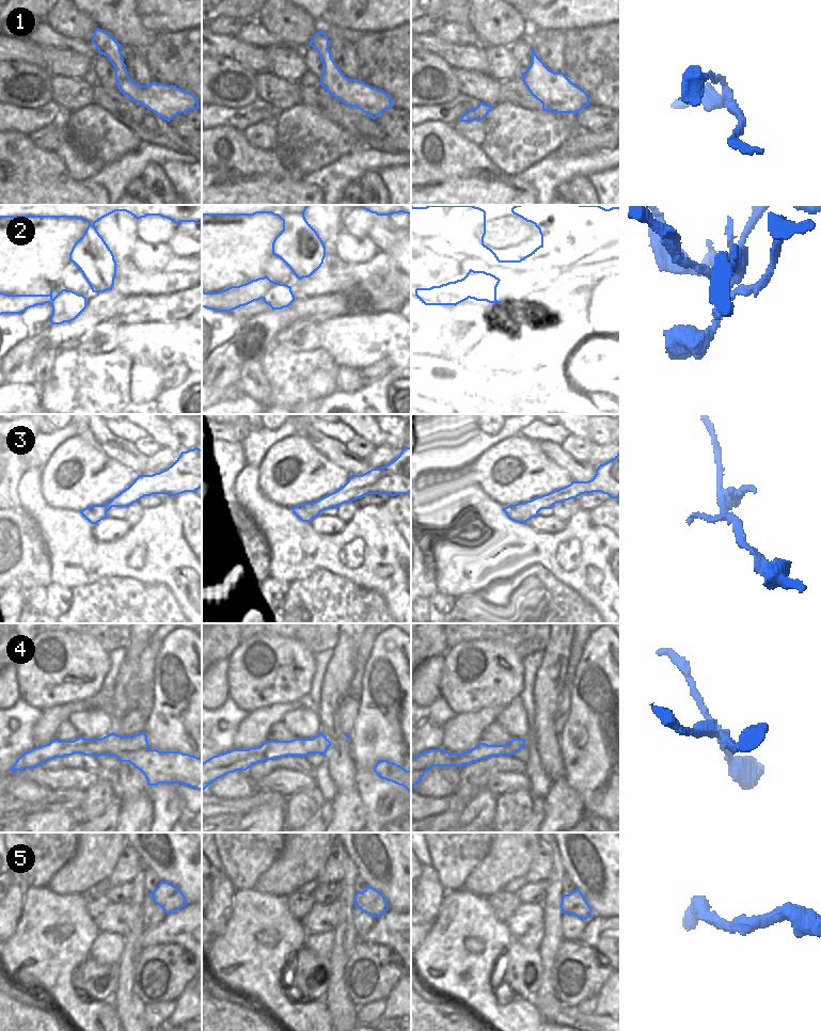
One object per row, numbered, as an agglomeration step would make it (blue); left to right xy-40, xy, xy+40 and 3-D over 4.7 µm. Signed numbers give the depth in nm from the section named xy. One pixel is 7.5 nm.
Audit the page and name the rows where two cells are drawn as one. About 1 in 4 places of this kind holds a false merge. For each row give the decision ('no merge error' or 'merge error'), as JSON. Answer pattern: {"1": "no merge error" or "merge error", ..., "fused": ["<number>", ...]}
{"1": "no merge error", "2": "merge error", "3": "no merge error", "4": "merge error", "5": "no merge error", "fused": ["2", "4"]}

